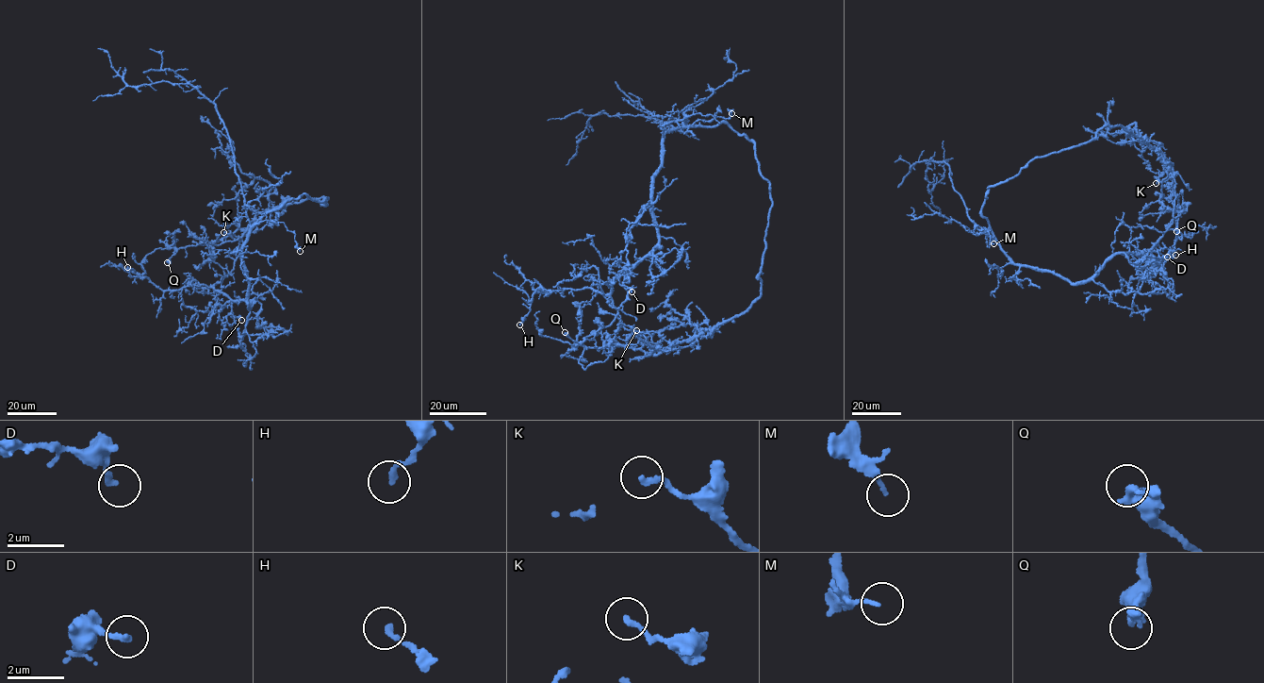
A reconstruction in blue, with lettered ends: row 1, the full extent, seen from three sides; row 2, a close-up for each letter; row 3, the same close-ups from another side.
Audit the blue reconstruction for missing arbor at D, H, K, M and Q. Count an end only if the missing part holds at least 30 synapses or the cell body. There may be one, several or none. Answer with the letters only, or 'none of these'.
none of these

